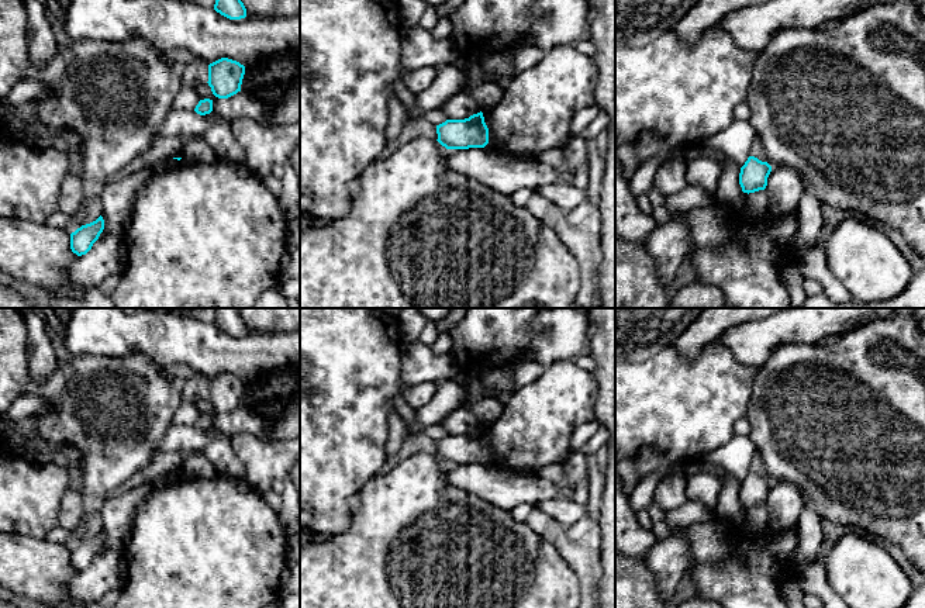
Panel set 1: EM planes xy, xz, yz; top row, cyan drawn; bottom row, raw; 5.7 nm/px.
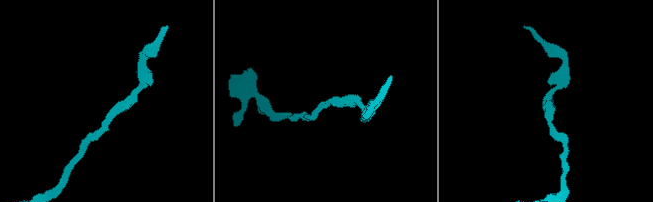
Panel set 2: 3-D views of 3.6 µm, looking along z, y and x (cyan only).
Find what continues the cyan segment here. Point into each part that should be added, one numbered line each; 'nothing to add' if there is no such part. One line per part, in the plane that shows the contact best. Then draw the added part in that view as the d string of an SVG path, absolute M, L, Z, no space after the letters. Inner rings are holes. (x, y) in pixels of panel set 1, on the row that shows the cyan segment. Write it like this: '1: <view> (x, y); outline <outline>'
nothing to add

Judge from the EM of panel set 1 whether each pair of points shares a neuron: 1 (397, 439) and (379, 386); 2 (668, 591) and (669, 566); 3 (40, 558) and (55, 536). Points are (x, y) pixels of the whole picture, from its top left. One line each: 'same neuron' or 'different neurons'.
1: different neurons
2: same neuron
3: different neurons

